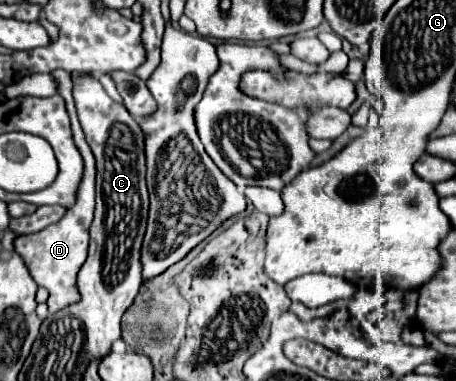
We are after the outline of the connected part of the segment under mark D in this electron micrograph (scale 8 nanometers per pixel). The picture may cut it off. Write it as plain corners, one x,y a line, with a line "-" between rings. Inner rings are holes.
56,69
56,71
52,71
52,77
58,83
58,95
62,95
64,101
66,101
66,109
68,109
70,119
72,119
74,141
76,141
76,147
80,149
80,153
84,157
84,179
80,183
80,195
78,195
76,205
72,209
68,209
66,215
58,223
48,225
46,229
32,233
32,235
20,235
16,239
16,251
24,259
30,275
34,277
34,281
40,287
46,287
48,293
50,293
48,313
56,313
56,311
68,307
68,303
76,303
76,299
80,297
78,291
76,291
76,275
78,275
78,271
80,271
80,267
86,259
86,251
88,251
88,229
90,229
92,215
94,215
94,177
96,177
96,159
94,159
94,155
92,155
92,151
90,151
90,147
84,139
82,127
80,127
78,117
76,117
70,73
64,71
64,69

